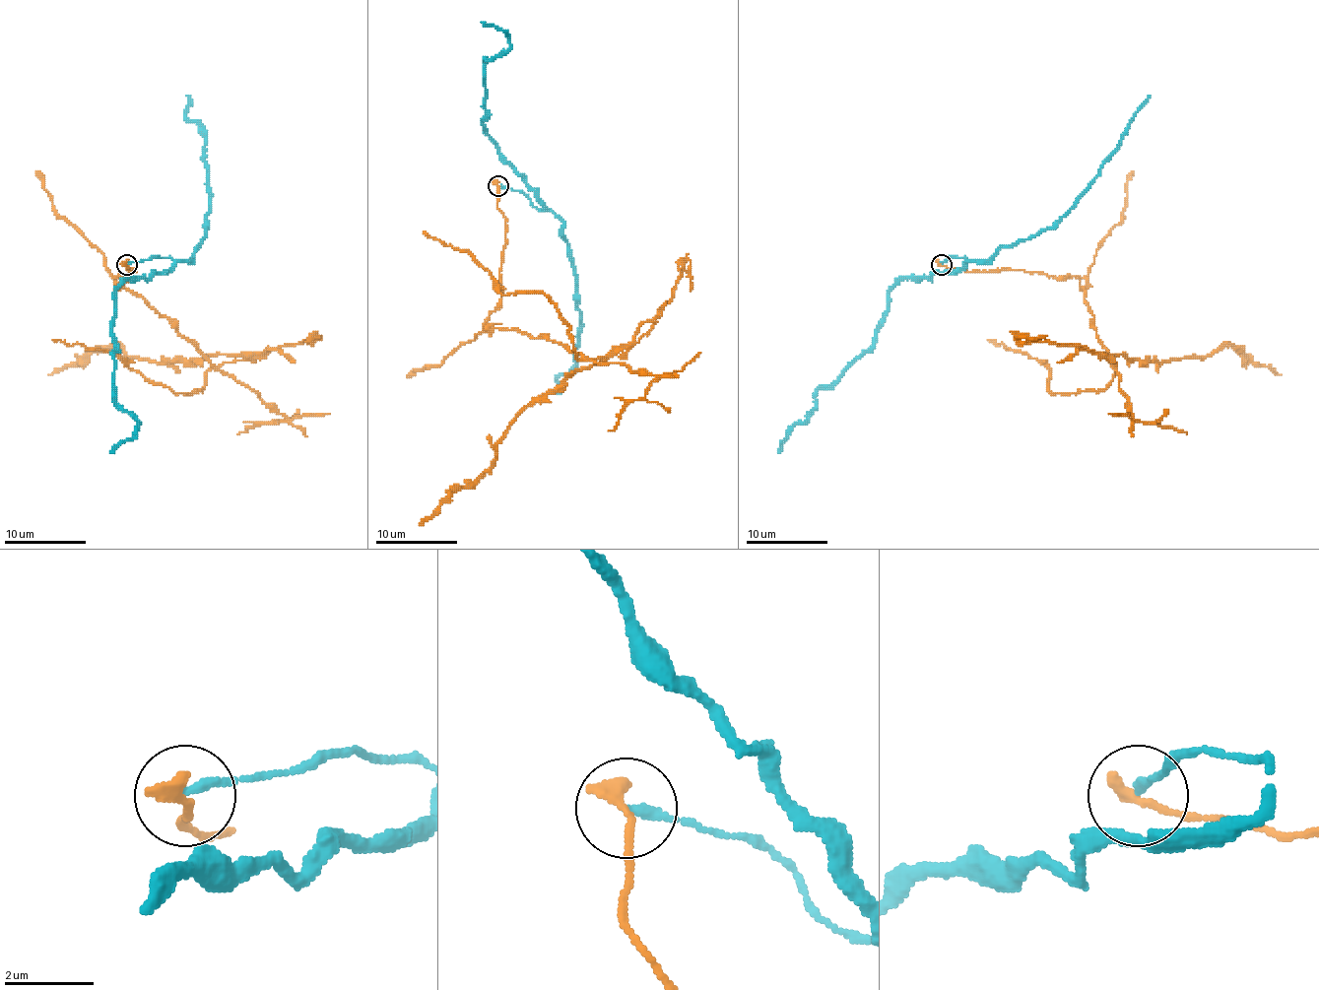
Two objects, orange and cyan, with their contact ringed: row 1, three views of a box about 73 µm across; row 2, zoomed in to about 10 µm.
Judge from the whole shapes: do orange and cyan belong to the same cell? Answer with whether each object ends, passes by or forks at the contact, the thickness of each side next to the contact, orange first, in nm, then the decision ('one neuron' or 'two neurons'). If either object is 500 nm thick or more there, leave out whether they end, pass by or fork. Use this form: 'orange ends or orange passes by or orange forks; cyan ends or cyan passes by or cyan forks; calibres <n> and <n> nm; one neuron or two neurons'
orange ends; cyan ends; calibres 320 and 200 nm; two neurons

